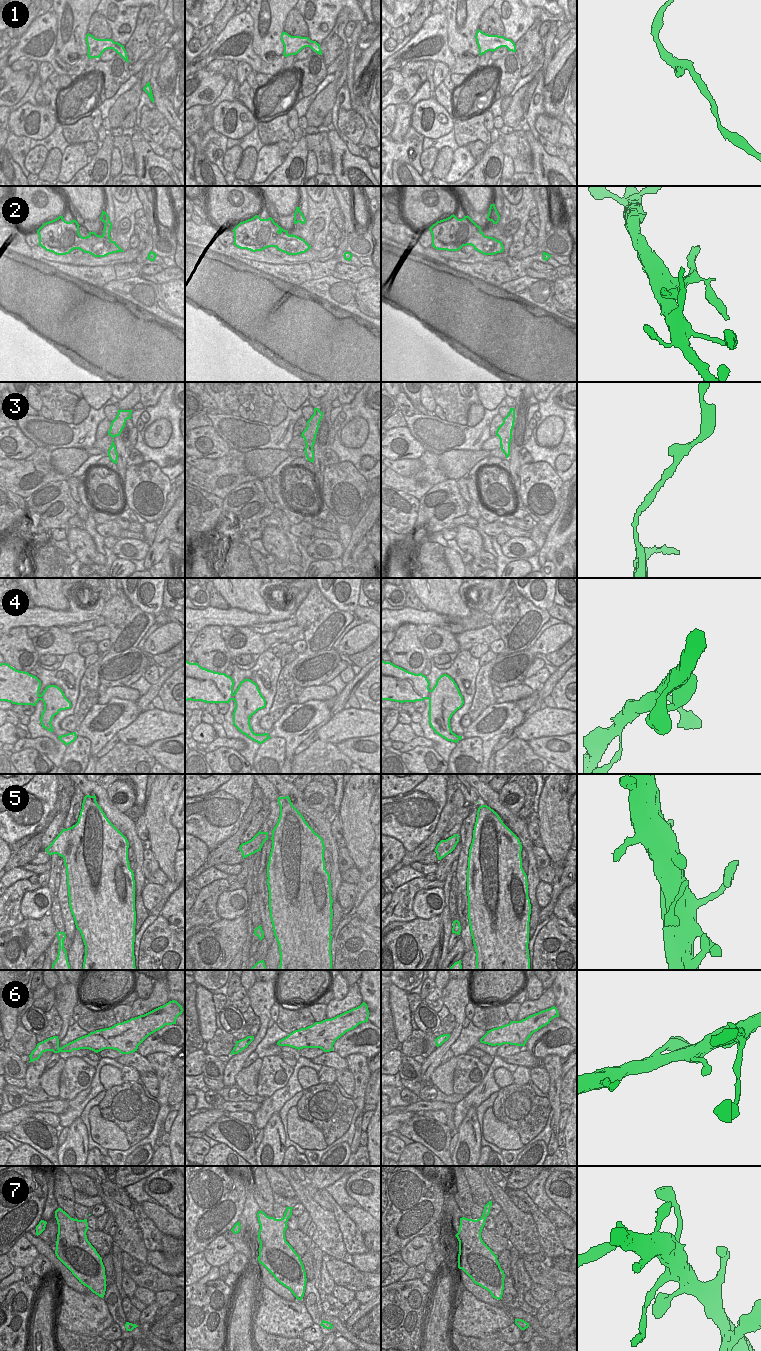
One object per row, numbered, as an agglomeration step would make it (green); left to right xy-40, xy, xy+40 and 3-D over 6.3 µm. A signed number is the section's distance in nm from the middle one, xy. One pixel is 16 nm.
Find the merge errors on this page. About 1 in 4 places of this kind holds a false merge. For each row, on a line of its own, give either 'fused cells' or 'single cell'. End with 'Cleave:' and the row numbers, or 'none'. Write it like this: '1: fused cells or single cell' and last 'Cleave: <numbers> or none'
1: single cell
2: fused cells
3: single cell
4: single cell
5: single cell
6: single cell
7: single cell
Cleave: 2

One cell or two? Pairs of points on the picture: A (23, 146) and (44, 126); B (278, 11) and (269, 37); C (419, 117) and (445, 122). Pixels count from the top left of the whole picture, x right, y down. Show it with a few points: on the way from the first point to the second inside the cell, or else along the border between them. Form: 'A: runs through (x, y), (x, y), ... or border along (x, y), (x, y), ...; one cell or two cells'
A: border along (10, 132), (31, 138); two cells
B: runs through (272, 17), (269, 31); one cell
C: runs through (421, 125), (427, 131), (437, 123); one cell

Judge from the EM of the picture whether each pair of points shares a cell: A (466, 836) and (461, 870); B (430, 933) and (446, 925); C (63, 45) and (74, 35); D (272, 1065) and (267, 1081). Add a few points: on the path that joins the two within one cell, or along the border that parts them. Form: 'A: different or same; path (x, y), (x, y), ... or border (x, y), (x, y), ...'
A: same; path (465, 844), (462, 862)
B: different; border (438, 916), (439, 941)
C: same; path (66, 43), (71, 38)
D: same; path (272, 1069), (271, 1077)

